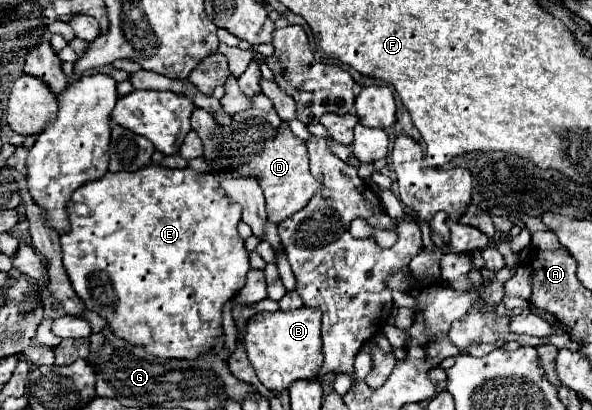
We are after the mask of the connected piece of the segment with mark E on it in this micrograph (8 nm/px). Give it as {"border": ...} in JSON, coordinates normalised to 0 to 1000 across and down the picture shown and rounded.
{"border":[[[253,402],[253,407],[236,412],[236,417],[226,417],[226,422],[216,422],[216,417],[179,422],[172,437],[139,451],[139,456],[122,476],[122,490],[118,490],[118,500],[115,500],[115,524],[118,524],[118,563],[101,578],[101,593],[105,593],[108,651],[111,651],[111,666],[115,666],[115,676],[118,676],[118,690],[122,690],[122,700],[125,700],[125,710],[128,710],[128,720],[142,734],[145,754],[166,763],[166,768],[179,783],[179,798],[182,798],[193,817],[199,817],[199,827],[209,827],[209,832],[220,837],[220,841],[236,841],[243,856],[253,856],[253,866],[267,866],[267,871],[274,871],[274,876],[331,876],[334,866],[351,861],[355,851],[361,851],[368,822],[378,812],[378,807],[375,807],[375,754],[378,754],[378,739],[389,734],[389,729],[412,700],[412,690],[416,690],[416,666],[422,661],[422,641],[419,641],[419,612],[416,612],[416,602],[412,602],[412,583],[402,573],[402,559],[399,559],[399,549],[402,549],[402,539],[405,539],[405,505],[402,505],[402,495],[392,495],[392,490],[389,490],[389,480],[382,476],[382,466],[375,466],[372,446],[368,446],[355,422],[331,422],[331,417],[321,412],[321,407],[314,407],[314,412],[277,412],[277,407],[270,407],[270,402]]]}

